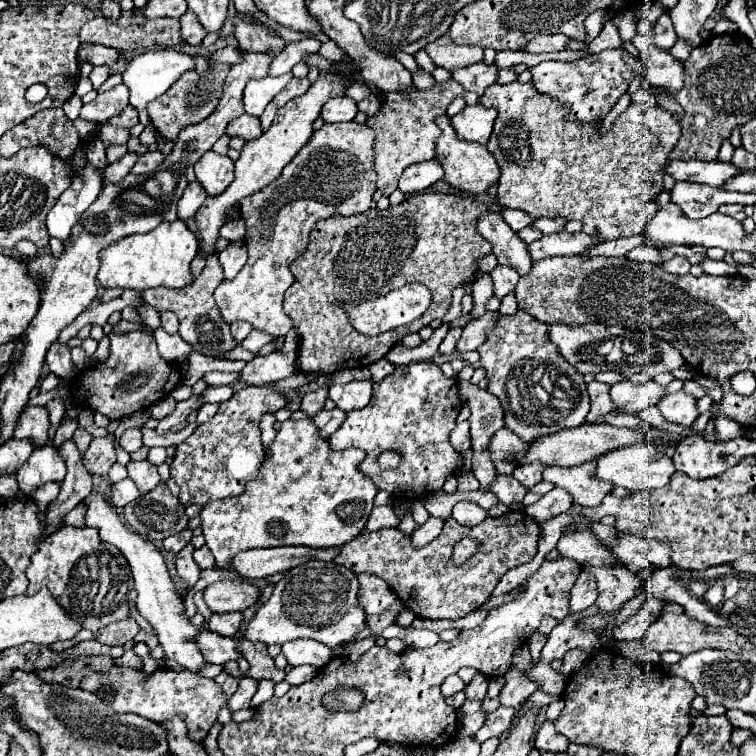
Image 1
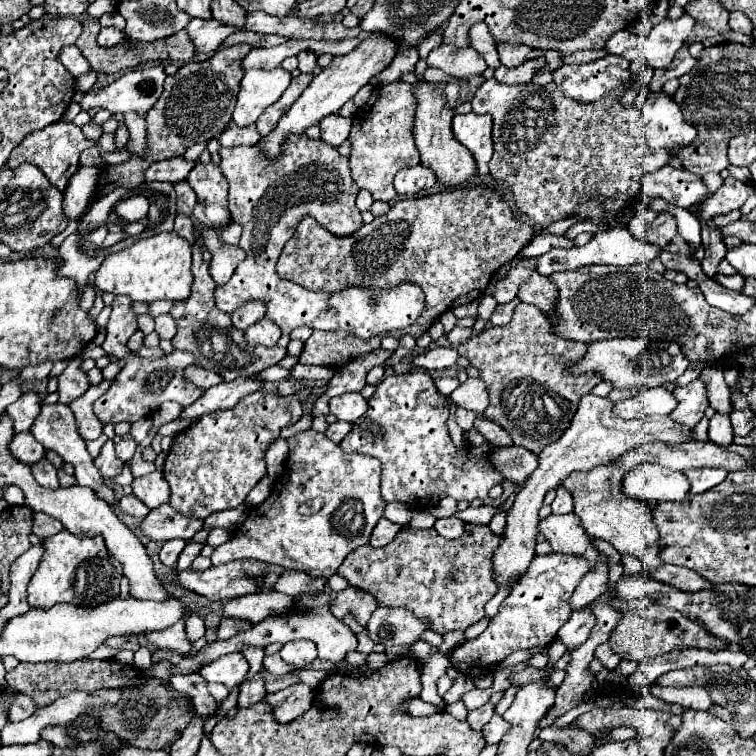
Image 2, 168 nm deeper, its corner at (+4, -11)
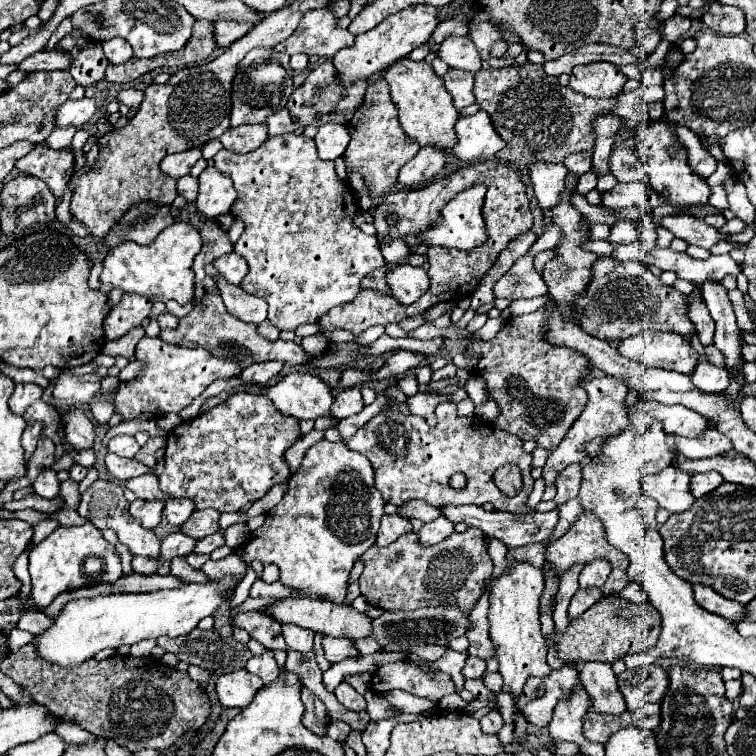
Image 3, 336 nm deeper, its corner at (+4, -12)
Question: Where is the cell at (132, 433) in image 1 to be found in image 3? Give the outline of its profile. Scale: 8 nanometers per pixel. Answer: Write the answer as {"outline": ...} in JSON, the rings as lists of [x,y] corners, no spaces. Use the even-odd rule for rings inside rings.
{"outline":[[[115,436],[109,440],[109,452],[117,454],[117,456],[123,456],[123,458],[133,458],[137,452],[139,452],[139,444],[133,440],[133,436]]]}

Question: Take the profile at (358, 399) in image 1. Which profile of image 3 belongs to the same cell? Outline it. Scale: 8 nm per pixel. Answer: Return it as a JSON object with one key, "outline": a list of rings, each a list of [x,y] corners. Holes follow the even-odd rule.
{"outline":[[[349,388],[349,390],[343,390],[335,396],[335,402],[333,402],[333,408],[331,408],[331,414],[335,418],[347,418],[347,416],[353,416],[357,412],[363,410],[363,398],[361,398],[361,390],[359,388]]]}

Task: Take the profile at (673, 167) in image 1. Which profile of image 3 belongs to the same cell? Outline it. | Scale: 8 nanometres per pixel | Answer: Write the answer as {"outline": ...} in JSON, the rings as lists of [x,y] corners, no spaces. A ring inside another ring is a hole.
{"outline":[[[639,182],[633,184],[615,184],[611,190],[601,194],[601,206],[611,210],[623,210],[629,206],[649,206],[657,208],[665,200],[657,192],[645,192],[645,186]]]}

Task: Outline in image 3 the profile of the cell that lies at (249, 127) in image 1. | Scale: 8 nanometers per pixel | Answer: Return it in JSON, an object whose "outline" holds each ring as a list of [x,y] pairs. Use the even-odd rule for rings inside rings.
{"outline":[[[267,124],[259,126],[239,126],[239,128],[229,128],[219,140],[227,150],[233,152],[253,152],[257,150],[265,140],[269,138],[267,134]]]}

